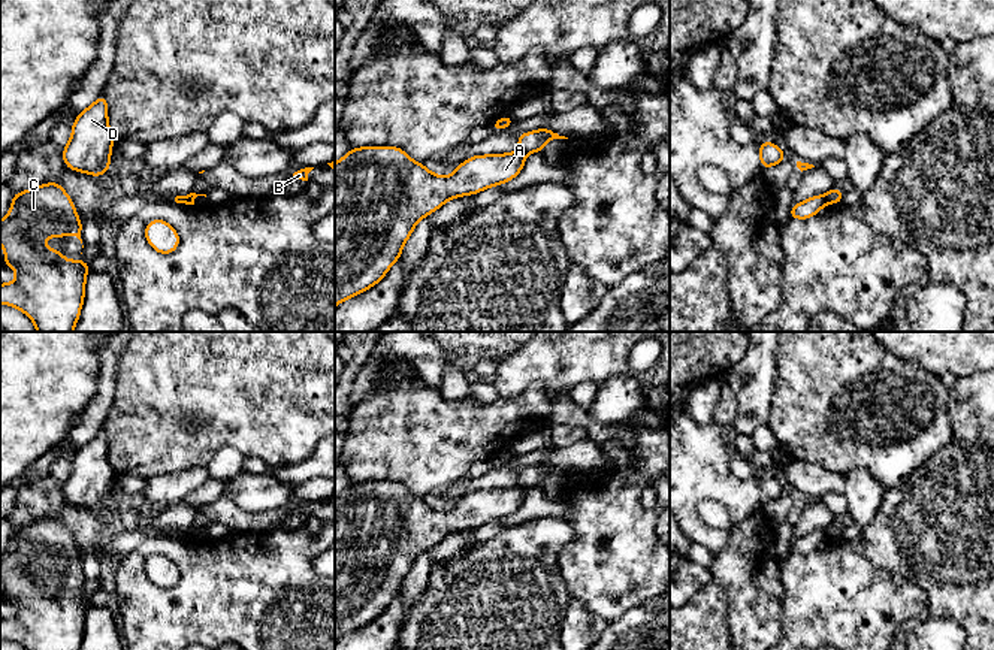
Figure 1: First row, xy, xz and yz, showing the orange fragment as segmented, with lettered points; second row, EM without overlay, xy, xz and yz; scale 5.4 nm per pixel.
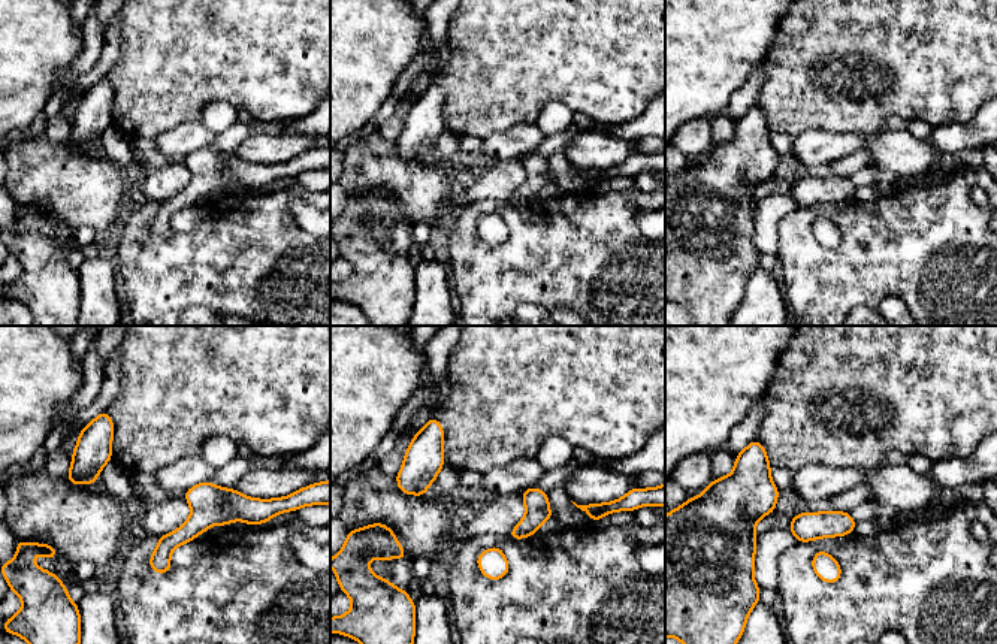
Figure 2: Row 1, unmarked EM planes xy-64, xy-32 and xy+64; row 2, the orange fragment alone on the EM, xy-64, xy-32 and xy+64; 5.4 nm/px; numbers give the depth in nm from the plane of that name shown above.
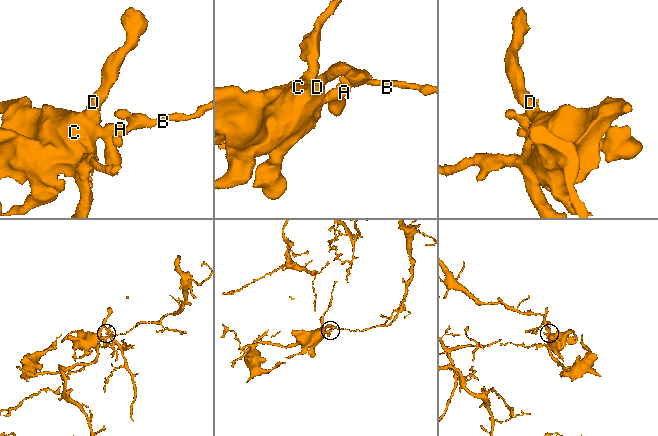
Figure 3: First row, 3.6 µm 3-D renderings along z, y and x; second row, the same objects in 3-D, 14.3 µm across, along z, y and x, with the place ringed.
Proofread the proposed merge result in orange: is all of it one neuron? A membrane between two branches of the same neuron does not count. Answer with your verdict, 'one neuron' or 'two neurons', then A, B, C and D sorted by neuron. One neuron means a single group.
two neurons; groups A C D / B

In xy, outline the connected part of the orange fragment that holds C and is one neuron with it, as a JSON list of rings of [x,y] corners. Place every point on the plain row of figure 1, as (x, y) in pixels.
[[[58,517],[33,521],[22,527],[13,527],[9,548],[0,556],[0,578],[4,583],[4,598],[16,605],[16,614],[0,619],[0,638],[13,641],[27,650],[79,650],[85,613],[90,598],[81,592],[75,596],[61,590],[60,584],[46,584],[45,572],[64,569],[76,571],[81,578],[82,557],[75,539]]]

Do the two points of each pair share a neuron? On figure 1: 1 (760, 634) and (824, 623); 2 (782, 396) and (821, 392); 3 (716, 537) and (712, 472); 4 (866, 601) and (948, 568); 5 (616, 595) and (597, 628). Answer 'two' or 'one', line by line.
1: two
2: one
3: one
4: two
5: two

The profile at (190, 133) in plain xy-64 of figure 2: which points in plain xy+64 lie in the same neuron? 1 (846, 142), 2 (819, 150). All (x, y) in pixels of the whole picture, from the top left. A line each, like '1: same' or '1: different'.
1: same
2: same

